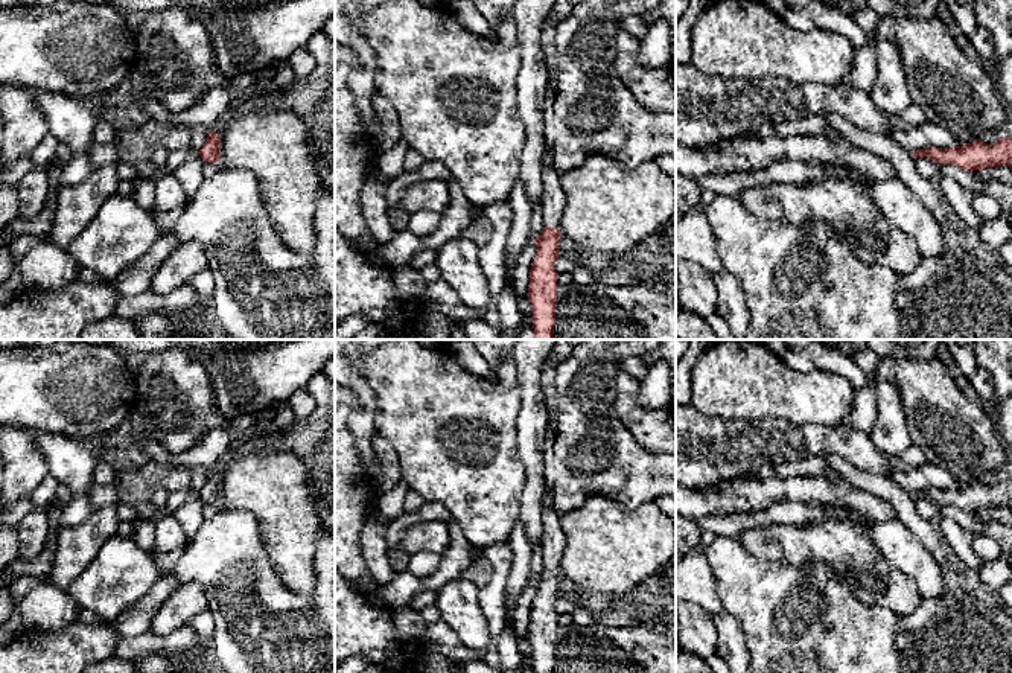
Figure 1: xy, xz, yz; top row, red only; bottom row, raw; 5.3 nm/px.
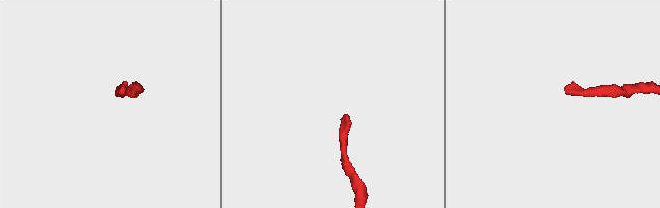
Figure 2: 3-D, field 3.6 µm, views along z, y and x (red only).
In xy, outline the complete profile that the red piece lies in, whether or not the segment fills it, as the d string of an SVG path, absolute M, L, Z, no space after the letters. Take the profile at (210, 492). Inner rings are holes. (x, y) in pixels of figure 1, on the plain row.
M208 472L207 481L198 492L205 504L216 504L221 498L221 480L215 472Z

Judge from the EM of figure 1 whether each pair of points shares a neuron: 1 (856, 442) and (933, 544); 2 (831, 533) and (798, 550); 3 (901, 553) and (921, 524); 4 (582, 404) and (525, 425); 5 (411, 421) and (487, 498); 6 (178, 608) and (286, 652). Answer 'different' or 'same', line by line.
1: different
2: same
3: different
4: different
5: same
6: different

